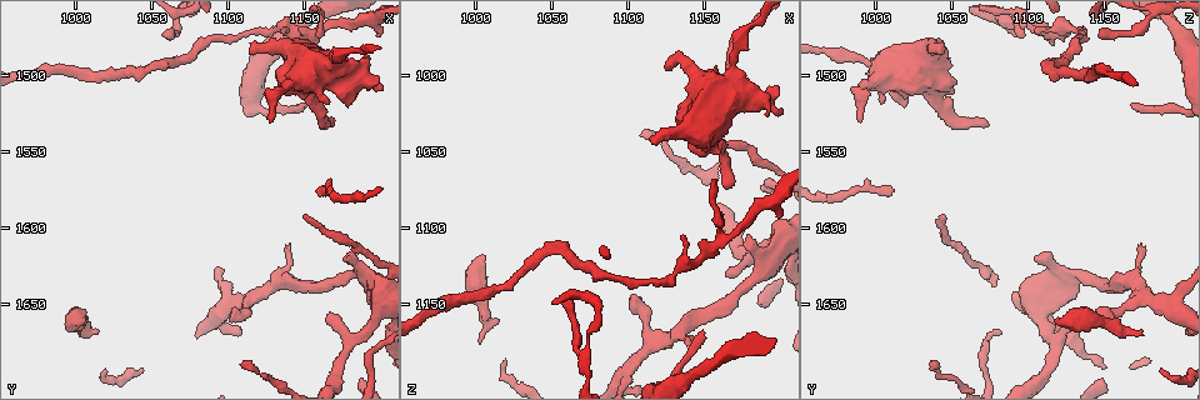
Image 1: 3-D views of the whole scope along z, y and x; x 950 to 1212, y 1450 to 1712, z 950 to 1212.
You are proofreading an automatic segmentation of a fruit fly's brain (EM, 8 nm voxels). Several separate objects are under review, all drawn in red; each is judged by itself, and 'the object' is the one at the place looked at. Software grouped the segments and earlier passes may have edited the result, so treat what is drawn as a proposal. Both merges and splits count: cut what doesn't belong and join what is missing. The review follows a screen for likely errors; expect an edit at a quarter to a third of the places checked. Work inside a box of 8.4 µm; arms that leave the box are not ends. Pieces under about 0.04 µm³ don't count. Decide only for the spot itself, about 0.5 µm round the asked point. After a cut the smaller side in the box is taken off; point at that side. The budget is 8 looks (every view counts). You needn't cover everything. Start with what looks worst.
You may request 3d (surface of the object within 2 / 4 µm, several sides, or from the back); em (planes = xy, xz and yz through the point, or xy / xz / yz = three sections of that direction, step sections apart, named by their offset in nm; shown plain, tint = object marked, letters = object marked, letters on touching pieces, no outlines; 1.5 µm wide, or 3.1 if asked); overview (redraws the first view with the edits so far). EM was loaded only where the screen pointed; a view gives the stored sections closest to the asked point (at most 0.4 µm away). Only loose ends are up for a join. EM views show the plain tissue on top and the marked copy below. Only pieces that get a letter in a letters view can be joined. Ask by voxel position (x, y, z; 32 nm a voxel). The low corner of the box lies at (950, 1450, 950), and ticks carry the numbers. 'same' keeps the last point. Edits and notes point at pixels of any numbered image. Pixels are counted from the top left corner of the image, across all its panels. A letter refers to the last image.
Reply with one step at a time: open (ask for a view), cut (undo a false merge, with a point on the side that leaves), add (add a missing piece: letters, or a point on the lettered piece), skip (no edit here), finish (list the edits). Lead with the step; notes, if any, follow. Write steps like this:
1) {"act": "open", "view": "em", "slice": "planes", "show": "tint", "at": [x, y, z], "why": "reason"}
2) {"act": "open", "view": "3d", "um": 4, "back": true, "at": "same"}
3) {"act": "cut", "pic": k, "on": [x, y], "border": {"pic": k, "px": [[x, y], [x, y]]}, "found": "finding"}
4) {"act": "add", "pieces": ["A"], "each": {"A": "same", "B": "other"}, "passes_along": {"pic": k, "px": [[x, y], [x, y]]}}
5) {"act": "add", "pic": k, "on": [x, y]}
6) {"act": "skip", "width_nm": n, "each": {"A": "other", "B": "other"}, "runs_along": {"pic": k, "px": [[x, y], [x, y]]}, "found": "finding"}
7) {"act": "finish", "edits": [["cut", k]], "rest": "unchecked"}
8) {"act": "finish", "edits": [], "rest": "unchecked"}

{"act": "open", "view": "em", "slice": "yz", "step": 4, "show": "letters", "at": [1140, 1610, 1178], "why": "branch stops here"}

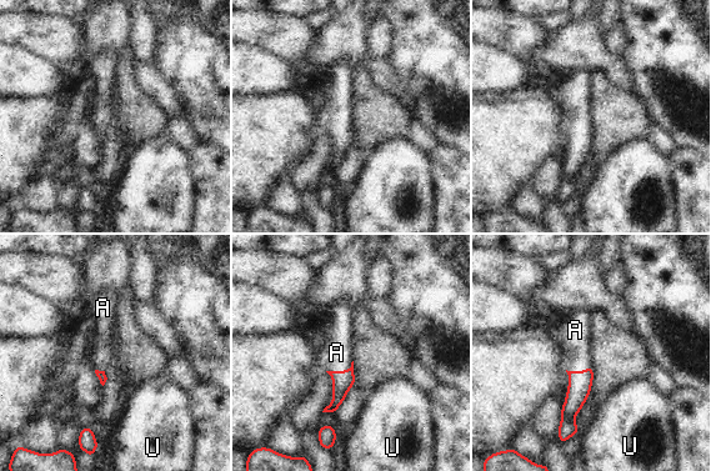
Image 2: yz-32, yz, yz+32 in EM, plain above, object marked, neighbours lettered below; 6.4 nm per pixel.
{"act": "add", "pieces": ["A"], "each": {"A": "same", "U": "other"}, "passes_along": {"pic": 2, "px": [[343, 381], [340, 371], [336, 352]]}, "found": "it goes on there"}

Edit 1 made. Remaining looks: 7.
{"act": "open", "view": "overview"}

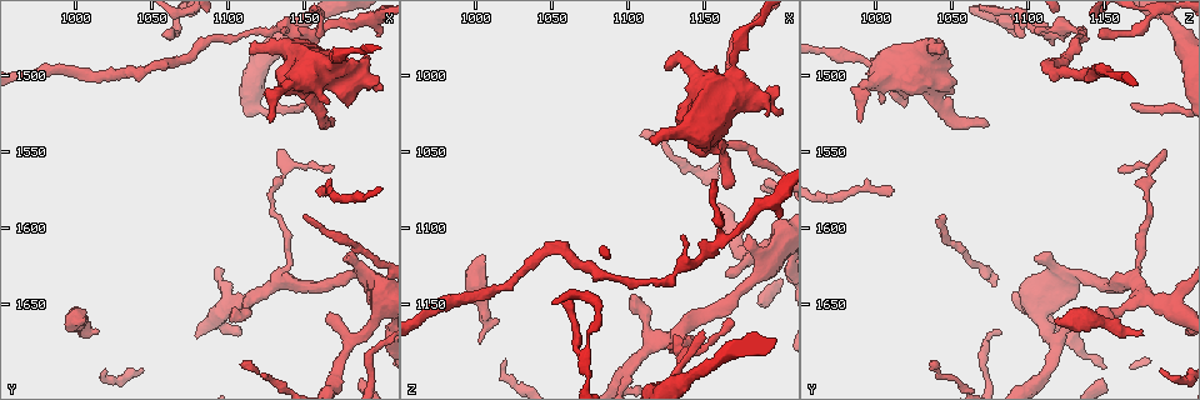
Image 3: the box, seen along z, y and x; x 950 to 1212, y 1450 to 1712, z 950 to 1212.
{"act": "open", "view": "em", "slice": "xz", "step": 8, "show": "letters", "at": [1136, 1470, 1104], "why": "thin end"}

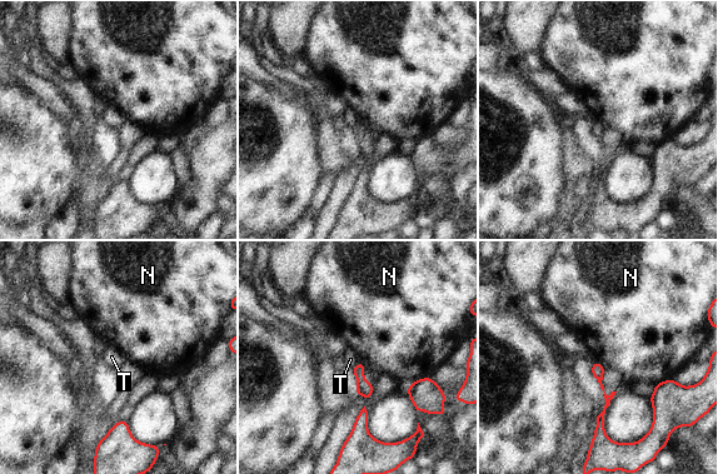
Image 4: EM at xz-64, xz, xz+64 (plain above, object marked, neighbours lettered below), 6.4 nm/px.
{"act": "open", "view": "em", "slice": "planes", "show": "letters", "at": "same", "why": "another direction"}

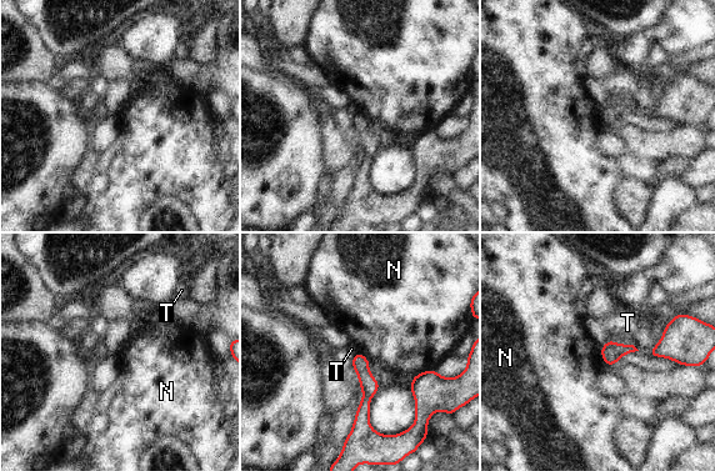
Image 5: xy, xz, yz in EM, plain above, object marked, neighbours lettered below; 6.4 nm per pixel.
{"act": "skip", "each": {"N": "other", "T": "other"}, "found": "no lettered piece goes on from it"}

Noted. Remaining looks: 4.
{"act": "open", "view": "3d", "um": 2, "at": [1116, 1478, 1044], "why": "branch stops here"}

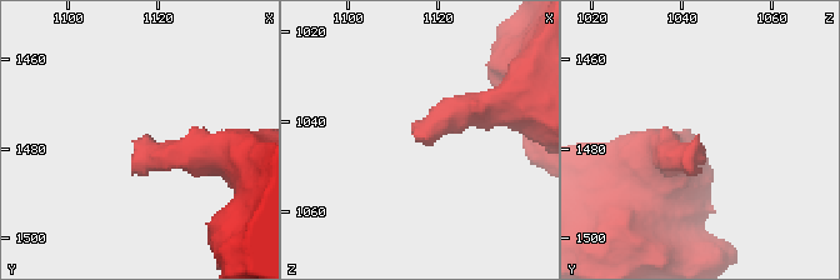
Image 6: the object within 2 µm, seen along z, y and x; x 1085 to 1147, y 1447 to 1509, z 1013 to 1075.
{"act": "open", "view": "em", "slice": "planes", "show": "letters", "at": [1116, 1477, 1044], "why": "need the tissue"}

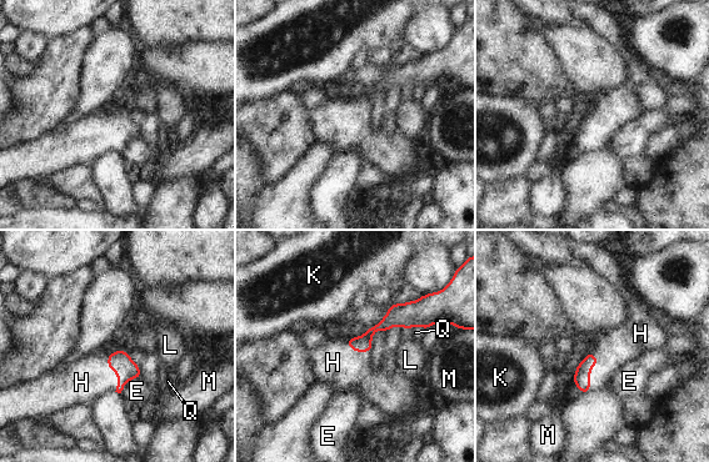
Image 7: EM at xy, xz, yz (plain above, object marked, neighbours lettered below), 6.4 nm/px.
{"act": "add", "pieces": ["H"], "longest_contact_nm": ["H", 240], "each": {"E": "other", "H": "same", "K": "other", "L": "other", "M": "other", "Q": "other"}, "passes_along": {"pic": 7, "px": [[120, 361], [115, 371], [81, 382]]}, "found": "it goes on there"}

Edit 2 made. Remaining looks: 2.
{"act": "open", "view": "overview", "why": "see it whole again"}

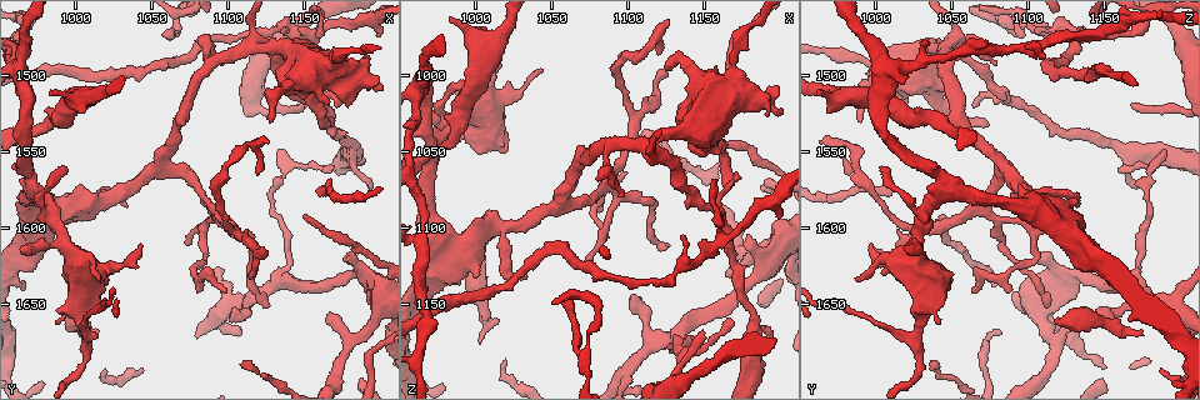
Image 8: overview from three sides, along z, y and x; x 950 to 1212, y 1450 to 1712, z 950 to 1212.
{"act": "open", "view": "em", "slice": "planes", "show": "letters", "at": [1014, 1634, 988], "why": "branch stops here"}

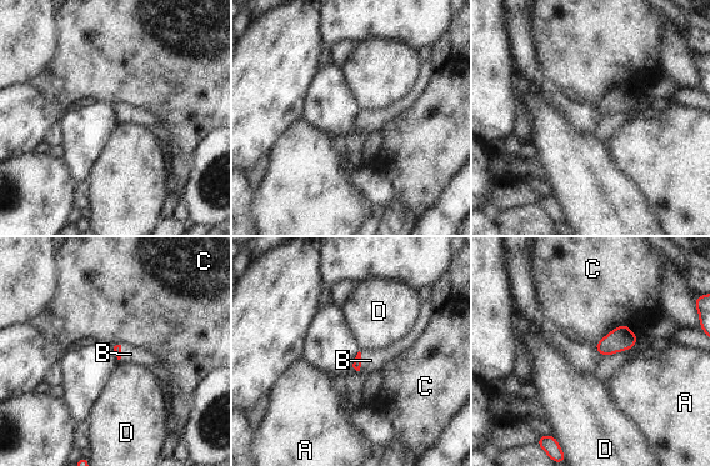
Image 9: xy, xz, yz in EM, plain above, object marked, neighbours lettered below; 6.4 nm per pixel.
{"act": "add", "pieces": ["B"], "each": {"A": "other", "B": "same", "C": "other", "D": "other"}, "passes_along": {"pic": 9, "px": [[356, 365], [360, 360], [370, 360]]}, "found": "the neuron continues"}

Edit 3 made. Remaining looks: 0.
{"act": "finish", "edits": [["add", 2], ["add", 7], ["add", 9]], "rest": "unchecked"}

